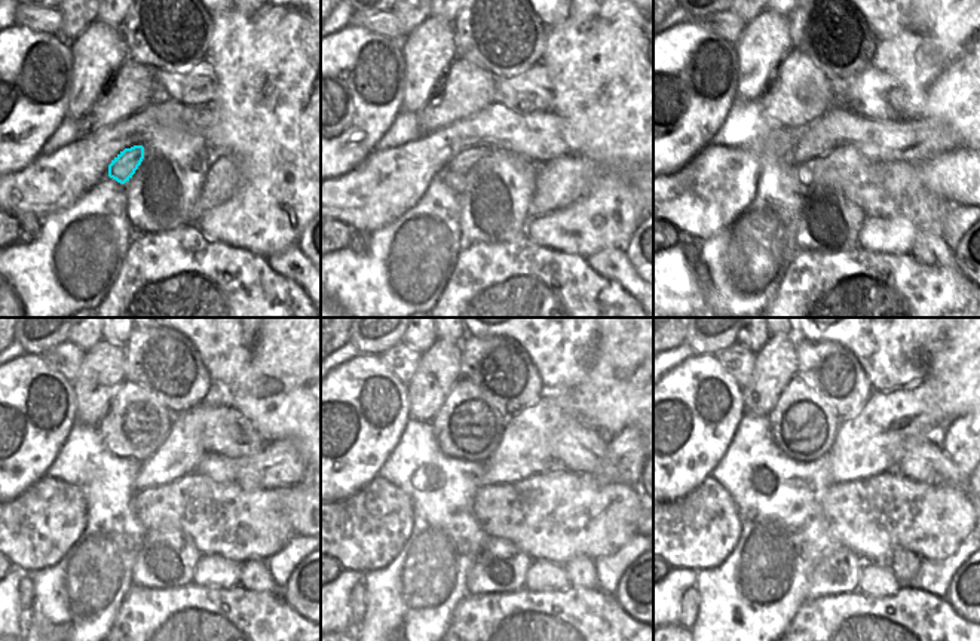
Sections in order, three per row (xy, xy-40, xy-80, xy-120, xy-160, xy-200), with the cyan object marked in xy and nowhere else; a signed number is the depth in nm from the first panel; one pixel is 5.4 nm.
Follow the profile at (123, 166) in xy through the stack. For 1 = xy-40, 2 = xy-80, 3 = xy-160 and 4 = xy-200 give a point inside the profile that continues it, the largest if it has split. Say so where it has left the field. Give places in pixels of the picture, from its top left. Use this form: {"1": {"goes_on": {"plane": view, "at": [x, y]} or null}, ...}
{"1": {"goes_on": {"plane": "xy-40", "at": [461, 162]}}, "2": {"goes_on": {"plane": "xy-80", "at": [809, 146]}}, "3": {"goes_on": {"plane": "xy-160", "at": [523, 450]}}, "4": {"goes_on": {"plane": "xy-200", "at": [870, 442]}}}

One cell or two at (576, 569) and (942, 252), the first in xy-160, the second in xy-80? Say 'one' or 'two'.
one

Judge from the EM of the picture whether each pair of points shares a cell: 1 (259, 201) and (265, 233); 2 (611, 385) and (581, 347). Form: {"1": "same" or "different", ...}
{"1": "same", "2": "different"}

